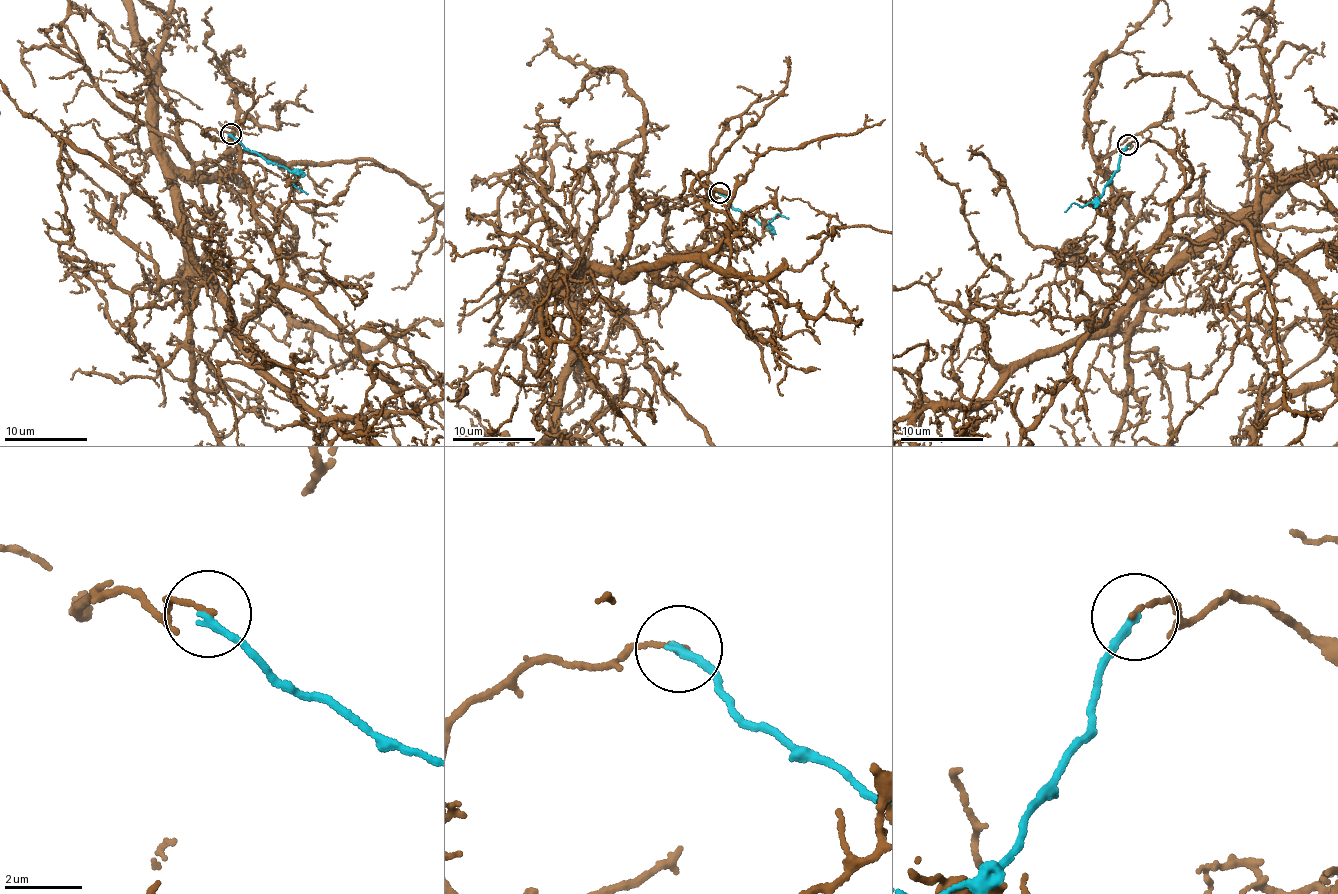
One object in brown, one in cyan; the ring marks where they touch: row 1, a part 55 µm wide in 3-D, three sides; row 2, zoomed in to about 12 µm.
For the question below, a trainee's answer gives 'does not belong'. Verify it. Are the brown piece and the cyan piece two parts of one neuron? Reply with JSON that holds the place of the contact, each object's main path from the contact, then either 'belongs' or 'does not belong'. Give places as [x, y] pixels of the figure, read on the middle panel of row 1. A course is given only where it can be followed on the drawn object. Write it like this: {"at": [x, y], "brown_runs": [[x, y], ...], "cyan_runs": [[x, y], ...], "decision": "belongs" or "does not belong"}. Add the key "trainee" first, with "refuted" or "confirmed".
{"trainee": "confirmed", "at": [719, 192], "cyan_runs": [[719, 193], [726, 195], [732, 207], [767, 226], [777, 213], [789, 218]], "decision": "does not belong"}

